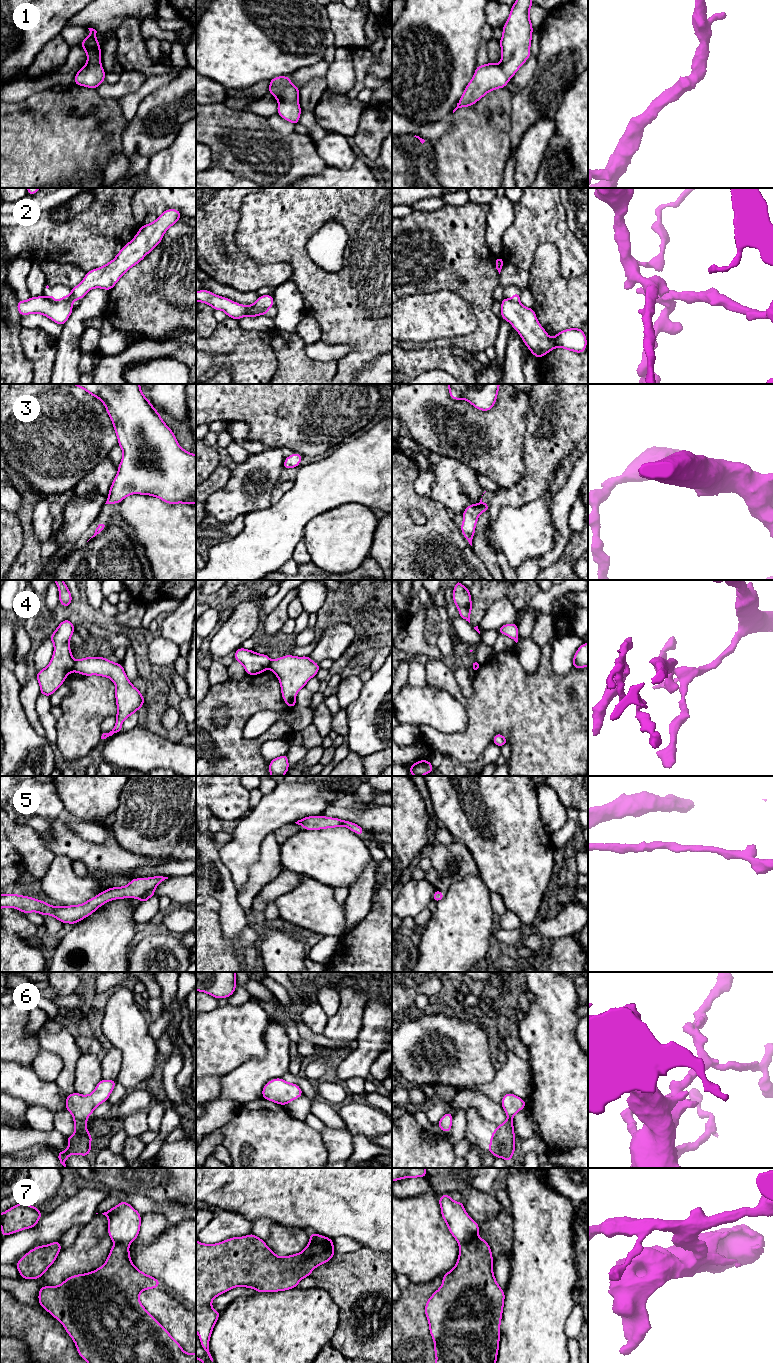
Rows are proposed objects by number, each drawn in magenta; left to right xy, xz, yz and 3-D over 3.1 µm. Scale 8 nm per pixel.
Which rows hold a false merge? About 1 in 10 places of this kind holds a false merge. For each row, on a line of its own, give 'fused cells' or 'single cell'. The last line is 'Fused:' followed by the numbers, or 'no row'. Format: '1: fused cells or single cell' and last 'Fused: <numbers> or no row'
1: single cell
2: fused cells
3: single cell
4: single cell
5: single cell
6: single cell
7: fused cells
Fused: 2, 7

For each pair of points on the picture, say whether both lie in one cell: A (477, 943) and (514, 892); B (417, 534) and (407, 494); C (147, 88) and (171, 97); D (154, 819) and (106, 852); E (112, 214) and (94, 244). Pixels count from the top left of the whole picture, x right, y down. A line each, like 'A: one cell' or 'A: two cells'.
A: two cells
B: one cell
C: two cells
D: two cells
E: one cell

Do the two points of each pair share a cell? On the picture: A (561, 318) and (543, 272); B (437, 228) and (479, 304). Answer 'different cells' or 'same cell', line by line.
A: same cell
B: same cell

